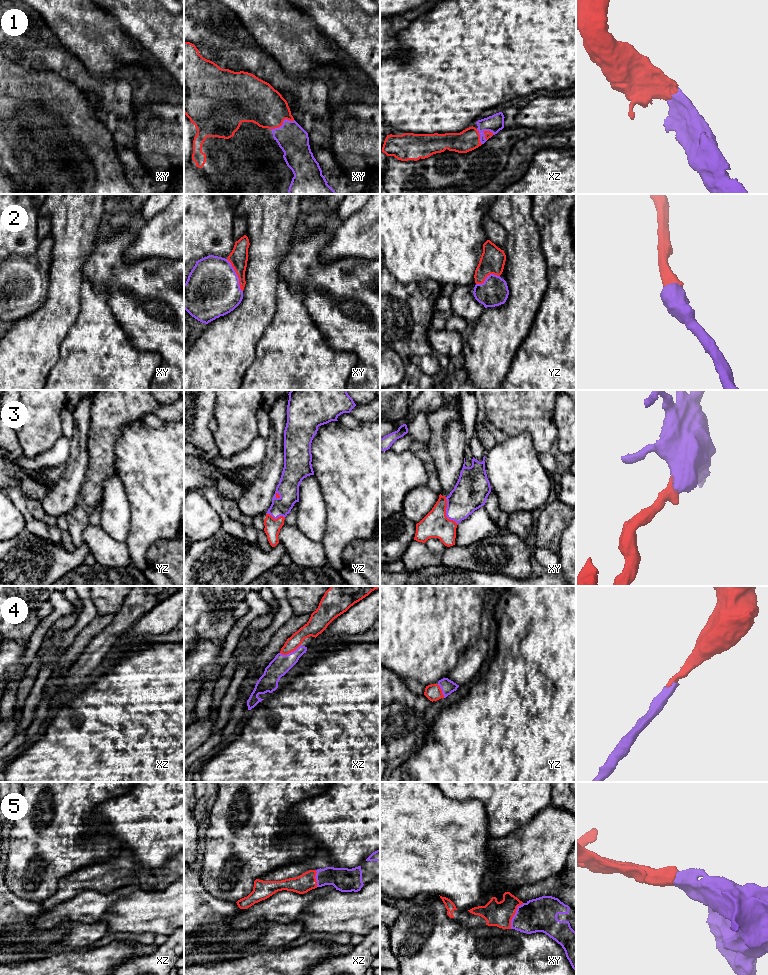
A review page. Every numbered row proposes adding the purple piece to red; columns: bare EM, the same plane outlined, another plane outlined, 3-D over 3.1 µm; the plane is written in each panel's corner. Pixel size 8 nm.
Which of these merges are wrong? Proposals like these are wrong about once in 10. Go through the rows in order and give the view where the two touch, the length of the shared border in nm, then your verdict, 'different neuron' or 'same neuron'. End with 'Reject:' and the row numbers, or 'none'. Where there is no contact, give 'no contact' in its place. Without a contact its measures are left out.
1: xy | 200 nm | same neuron
2: xy | 300 nm | same neuron
3: xy | 240 nm | same neuron
4: xz | 180 nm | same neuron
5: xy | 240 nm | same neuron
Reject: none

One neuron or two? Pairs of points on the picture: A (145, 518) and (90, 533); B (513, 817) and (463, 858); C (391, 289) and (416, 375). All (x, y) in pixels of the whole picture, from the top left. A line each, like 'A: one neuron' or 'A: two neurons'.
A: two neurons
B: two neurons
C: one neuron

